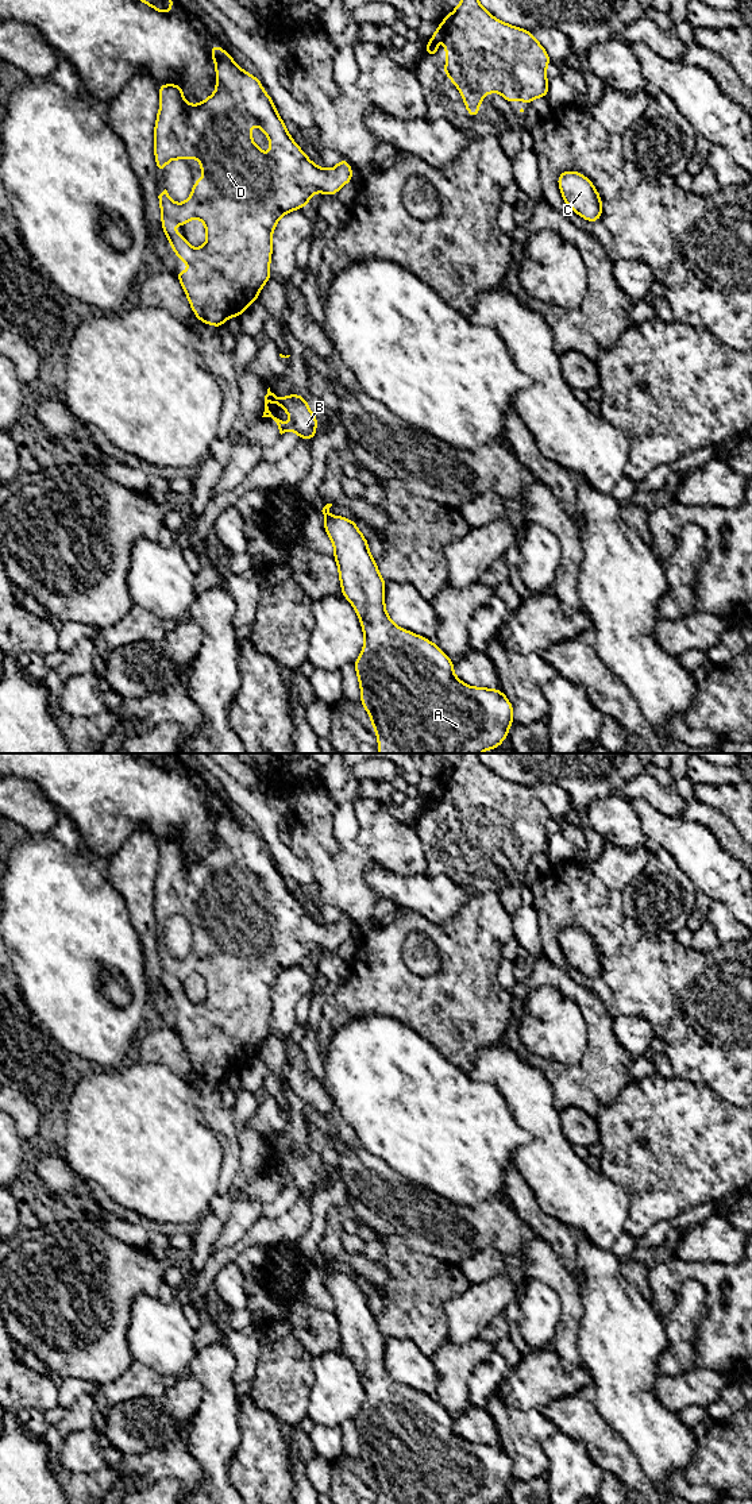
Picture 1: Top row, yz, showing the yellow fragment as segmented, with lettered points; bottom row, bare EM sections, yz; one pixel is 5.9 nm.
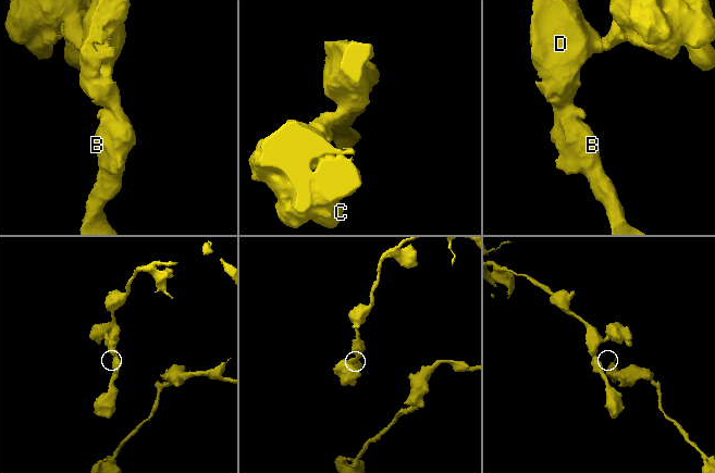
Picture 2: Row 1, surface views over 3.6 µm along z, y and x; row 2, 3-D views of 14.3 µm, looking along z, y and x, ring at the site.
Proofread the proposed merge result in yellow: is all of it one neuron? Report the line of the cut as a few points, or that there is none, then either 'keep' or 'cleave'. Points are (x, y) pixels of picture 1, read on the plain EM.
cut none; keep

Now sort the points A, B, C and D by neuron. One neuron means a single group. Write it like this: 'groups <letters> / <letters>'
groups A B C D

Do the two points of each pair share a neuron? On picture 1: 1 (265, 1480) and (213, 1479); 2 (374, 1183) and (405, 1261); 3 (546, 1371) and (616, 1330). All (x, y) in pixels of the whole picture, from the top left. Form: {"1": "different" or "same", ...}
{"1": "different", "2": "different", "3": "different"}

